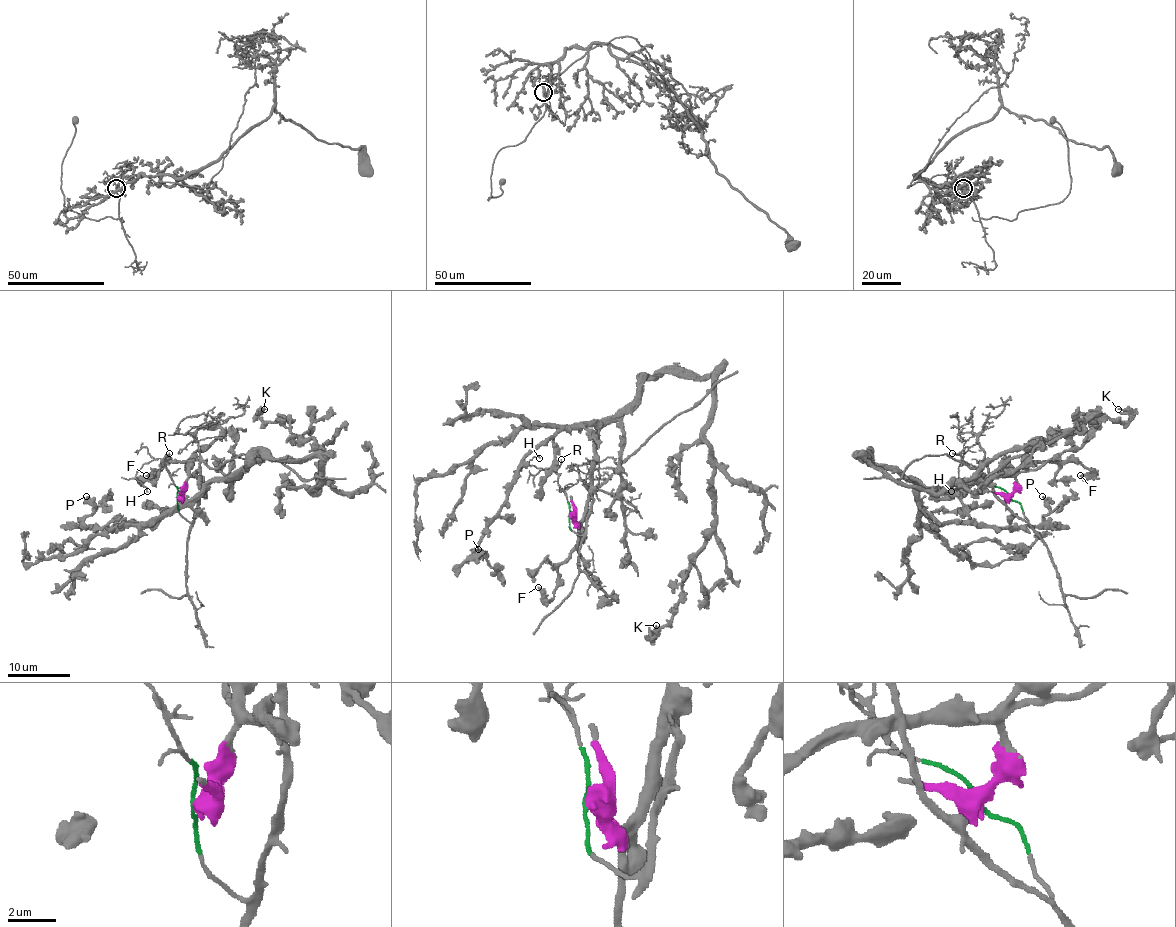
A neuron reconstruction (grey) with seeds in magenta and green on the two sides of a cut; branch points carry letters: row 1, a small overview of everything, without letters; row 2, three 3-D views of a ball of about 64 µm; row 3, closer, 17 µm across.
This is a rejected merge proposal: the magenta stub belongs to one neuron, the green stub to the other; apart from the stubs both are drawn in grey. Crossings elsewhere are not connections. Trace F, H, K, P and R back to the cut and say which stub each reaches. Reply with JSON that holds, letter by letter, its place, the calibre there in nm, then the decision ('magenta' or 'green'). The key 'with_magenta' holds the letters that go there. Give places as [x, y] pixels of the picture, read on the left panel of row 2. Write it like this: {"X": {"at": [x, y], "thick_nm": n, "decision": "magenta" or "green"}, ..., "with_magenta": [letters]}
{"F": {"at": [146, 475], "thick_nm": 220, "decision": "magenta"}, "H": {"at": [147, 491], "thick_nm": 110, "decision": "green"}, "K": {"at": [264, 409], "thick_nm": 220, "decision": "magenta"}, "P": {"at": [86, 496], "thick_nm": 360, "decision": "magenta"}, "R": {"at": [169, 453], "thick_nm": 100, "decision": "green"}, "with_magenta": ["F", "K", "P"]}

